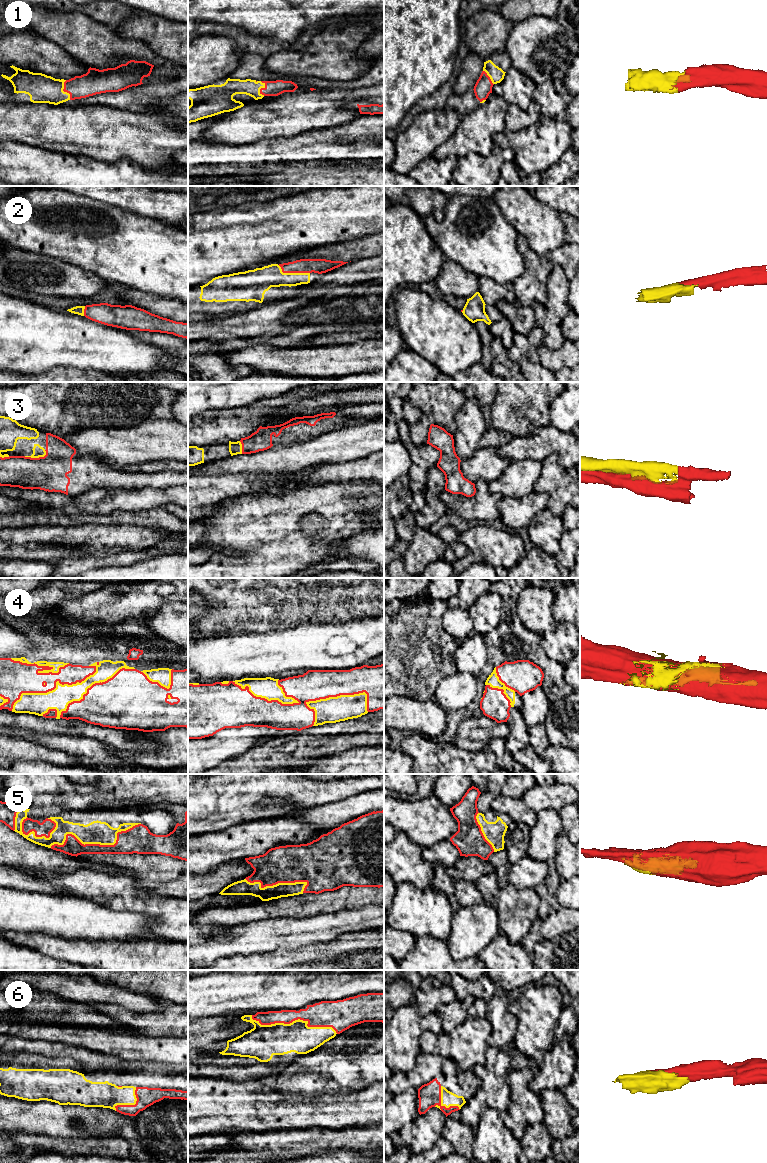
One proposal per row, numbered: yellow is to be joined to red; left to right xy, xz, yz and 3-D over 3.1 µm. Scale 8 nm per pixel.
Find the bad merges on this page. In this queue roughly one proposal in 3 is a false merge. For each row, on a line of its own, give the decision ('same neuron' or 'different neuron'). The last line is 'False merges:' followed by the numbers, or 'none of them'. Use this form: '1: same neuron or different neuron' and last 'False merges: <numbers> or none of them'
1: same neuron
2: same neuron
3: same neuron
4: same neuron
5: same neuron
6: same neuron
False merges: none of them

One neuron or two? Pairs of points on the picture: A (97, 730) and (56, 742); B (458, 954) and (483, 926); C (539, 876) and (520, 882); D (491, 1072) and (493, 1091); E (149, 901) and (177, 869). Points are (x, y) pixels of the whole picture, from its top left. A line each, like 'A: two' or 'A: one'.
A: two
B: one
C: one
D: one
E: two

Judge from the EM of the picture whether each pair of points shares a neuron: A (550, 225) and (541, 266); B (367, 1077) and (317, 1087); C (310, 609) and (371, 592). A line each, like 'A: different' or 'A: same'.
A: different
B: same
C: same

